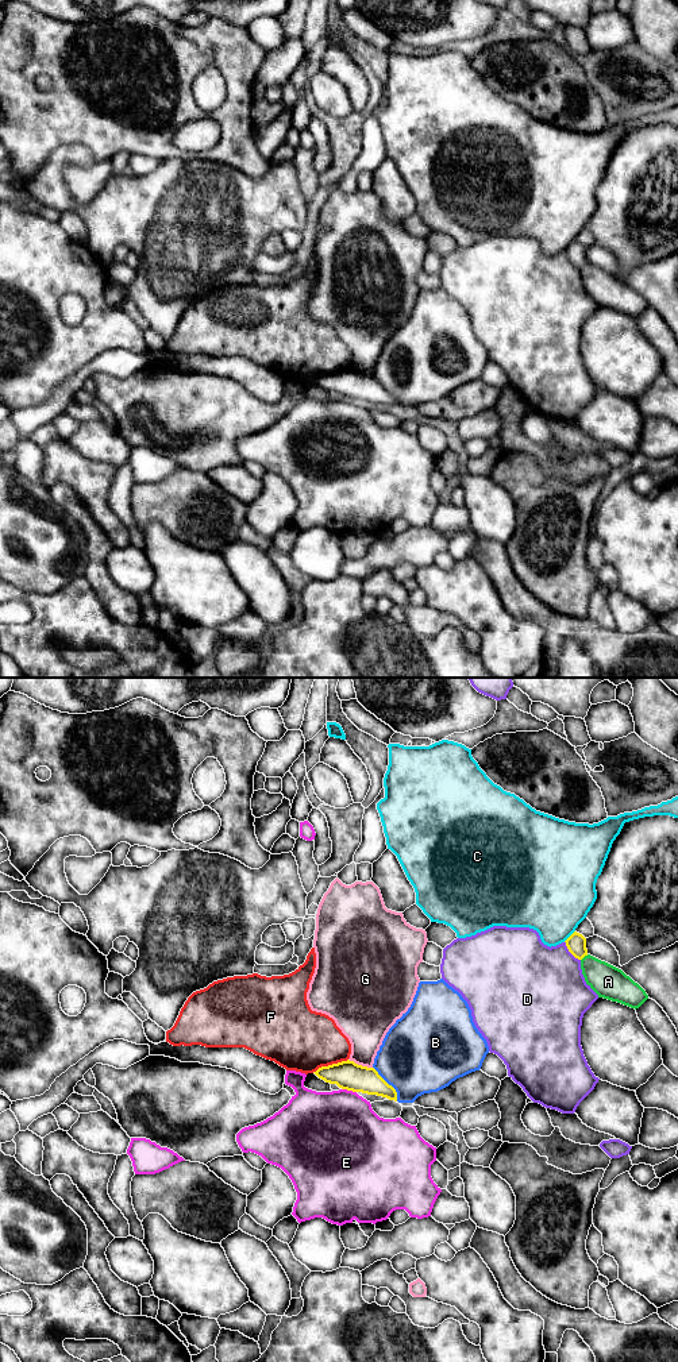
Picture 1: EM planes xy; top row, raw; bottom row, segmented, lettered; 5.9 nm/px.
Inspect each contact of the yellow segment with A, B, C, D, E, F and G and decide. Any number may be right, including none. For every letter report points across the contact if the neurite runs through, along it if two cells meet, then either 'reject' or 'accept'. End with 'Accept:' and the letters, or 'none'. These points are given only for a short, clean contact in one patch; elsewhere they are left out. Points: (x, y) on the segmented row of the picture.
A: reject
B: reject
C: reject
D: reject
E: reject
F: along xy (347, 1058), (322, 1065), (312, 1072) | reject
G: reject
Accept: none

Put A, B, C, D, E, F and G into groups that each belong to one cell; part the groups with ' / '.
A / B / C / D / E / F / G

